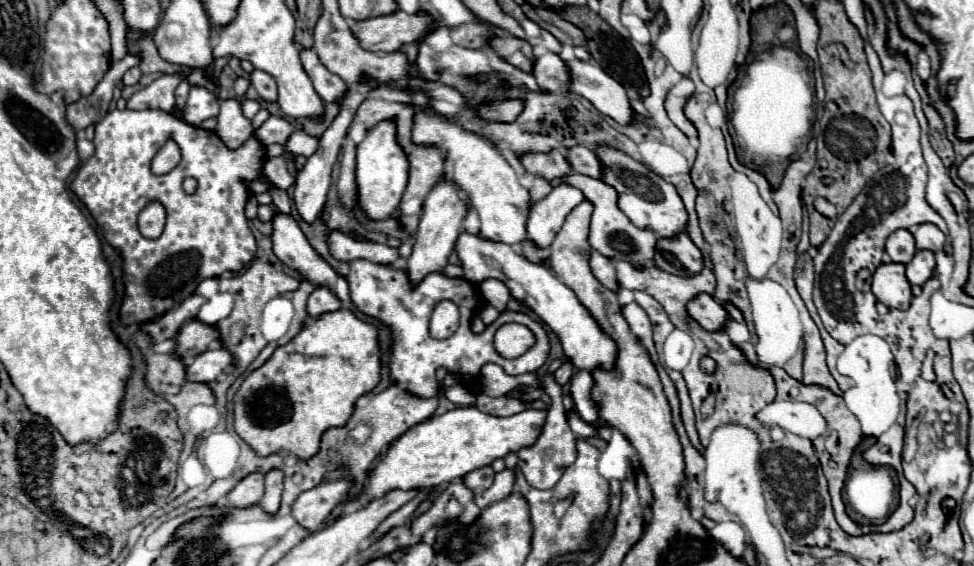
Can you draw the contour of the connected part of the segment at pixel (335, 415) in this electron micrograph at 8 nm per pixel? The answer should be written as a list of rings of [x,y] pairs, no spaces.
[[[349,309],[321,315],[319,319],[313,319],[311,325],[303,327],[287,345],[277,347],[275,353],[259,369],[245,377],[233,397],[235,431],[259,457],[287,451],[297,459],[311,459],[317,455],[321,435],[327,429],[347,425],[355,401],[379,383],[379,371],[381,365],[377,329],[371,323],[363,323]]]

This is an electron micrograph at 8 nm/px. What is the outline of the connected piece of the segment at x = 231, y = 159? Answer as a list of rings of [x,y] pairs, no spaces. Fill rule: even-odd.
[[[115,109],[95,125],[93,143],[95,143],[95,155],[79,167],[79,171],[71,183],[71,189],[85,203],[85,207],[93,215],[95,223],[103,231],[109,245],[113,245],[115,249],[121,249],[123,273],[131,275],[137,283],[147,283],[149,275],[151,275],[151,285],[129,285],[129,287],[133,287],[133,291],[127,291],[131,295],[129,295],[129,299],[123,299],[121,311],[125,311],[127,315],[119,317],[121,325],[147,323],[147,321],[161,317],[171,307],[179,305],[189,295],[193,295],[197,285],[203,279],[219,277],[225,271],[241,271],[255,257],[257,243],[255,243],[255,237],[247,225],[245,205],[247,205],[247,199],[251,195],[247,183],[263,179],[263,165],[267,161],[267,151],[257,137],[249,137],[237,149],[229,149],[219,139],[219,135],[215,131],[205,131],[201,127],[193,127],[189,123],[183,123],[183,119],[173,117],[173,113],[159,111],[159,109],[147,109],[147,111],[125,109],[121,113],[119,109]],[[169,137],[173,137],[177,141],[177,145],[181,147],[183,159],[171,173],[157,177],[151,173],[149,165],[151,165],[151,159],[157,153],[157,149]],[[185,177],[195,177],[199,181],[199,187],[193,195],[187,195],[181,187]],[[151,201],[161,201],[167,209],[165,231],[155,241],[145,239],[137,229],[137,215]]]

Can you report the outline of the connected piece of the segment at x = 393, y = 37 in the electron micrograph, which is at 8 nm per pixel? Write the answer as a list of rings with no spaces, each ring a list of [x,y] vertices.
[[[397,11],[395,15],[365,19],[351,31],[363,49],[391,53],[405,43],[415,43],[429,29],[429,25],[431,17],[427,15],[407,15],[405,11]]]

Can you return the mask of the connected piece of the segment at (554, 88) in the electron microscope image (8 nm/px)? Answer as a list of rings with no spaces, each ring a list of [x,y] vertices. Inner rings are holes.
[[[545,51],[541,57],[537,57],[533,61],[531,75],[535,77],[535,81],[543,93],[567,95],[569,75],[567,75],[567,67],[563,67],[563,61],[559,59],[557,53]]]

